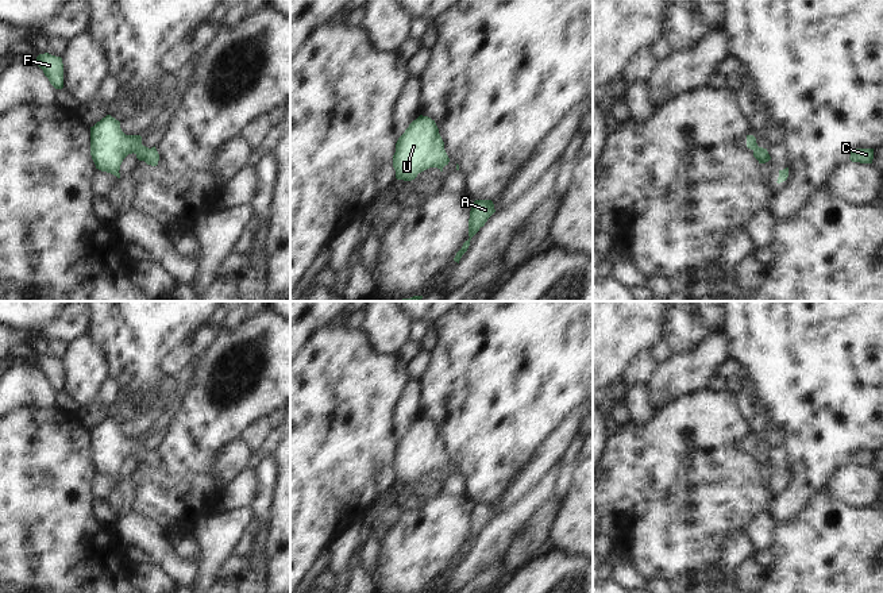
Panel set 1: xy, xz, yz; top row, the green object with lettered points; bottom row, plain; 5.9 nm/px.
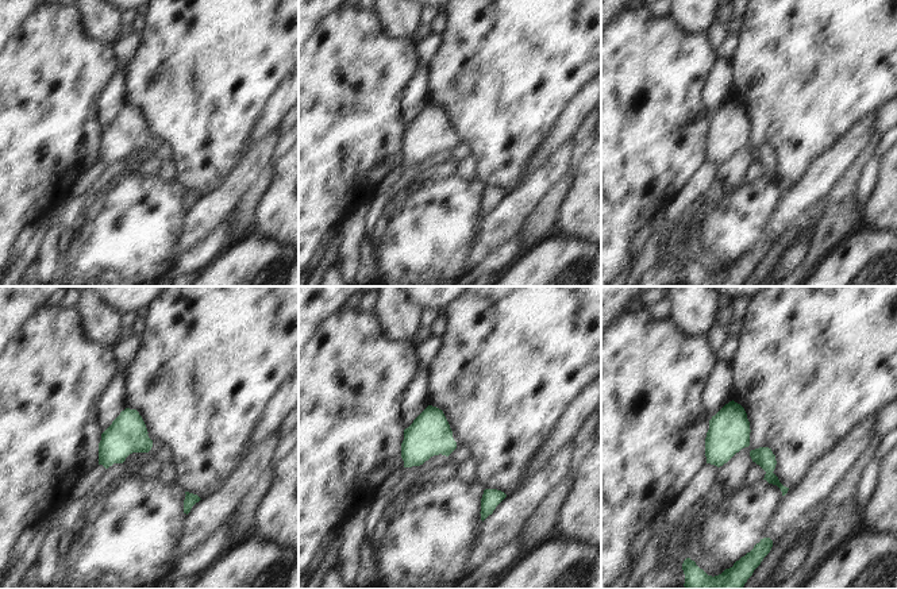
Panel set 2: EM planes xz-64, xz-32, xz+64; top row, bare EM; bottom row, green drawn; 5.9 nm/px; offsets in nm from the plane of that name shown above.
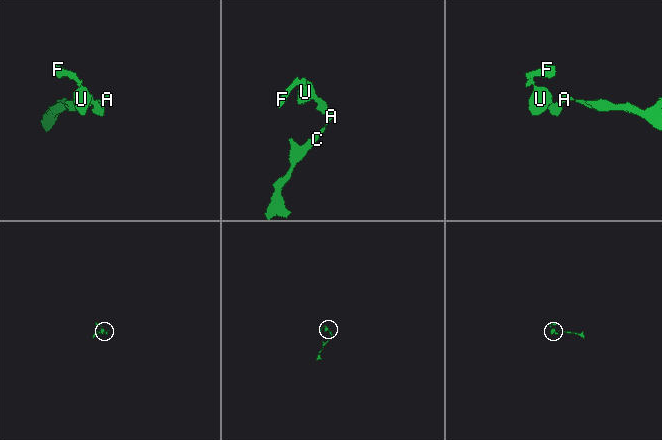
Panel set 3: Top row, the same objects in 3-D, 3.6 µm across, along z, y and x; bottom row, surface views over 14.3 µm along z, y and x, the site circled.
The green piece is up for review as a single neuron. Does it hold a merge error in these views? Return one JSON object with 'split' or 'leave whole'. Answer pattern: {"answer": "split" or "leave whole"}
{"answer": "leave whole"}

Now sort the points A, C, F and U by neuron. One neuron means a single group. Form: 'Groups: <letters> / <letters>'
Groups: A C F U.

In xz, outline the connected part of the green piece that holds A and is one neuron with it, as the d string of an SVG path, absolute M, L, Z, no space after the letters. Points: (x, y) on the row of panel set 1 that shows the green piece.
M475 200L469 219L469 239L463 243L462 249L456 253L454 261L459 263L462 255L467 251L471 238L485 226L487 219L496 212L491 200Z

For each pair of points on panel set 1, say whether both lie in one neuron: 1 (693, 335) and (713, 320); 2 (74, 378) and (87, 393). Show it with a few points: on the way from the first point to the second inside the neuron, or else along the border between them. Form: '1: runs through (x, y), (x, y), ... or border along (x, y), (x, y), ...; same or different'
1: border along (696, 315), (709, 331); different
2: runs through (78, 382), (83, 389); same

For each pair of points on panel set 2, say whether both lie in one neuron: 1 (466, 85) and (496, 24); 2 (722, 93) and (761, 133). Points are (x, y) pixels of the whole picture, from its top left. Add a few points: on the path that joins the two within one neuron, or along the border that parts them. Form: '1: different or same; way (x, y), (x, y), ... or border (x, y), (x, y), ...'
1: same; way (481, 70), (496, 56), (496, 39)
2: different; border (730, 65), (734, 96)

